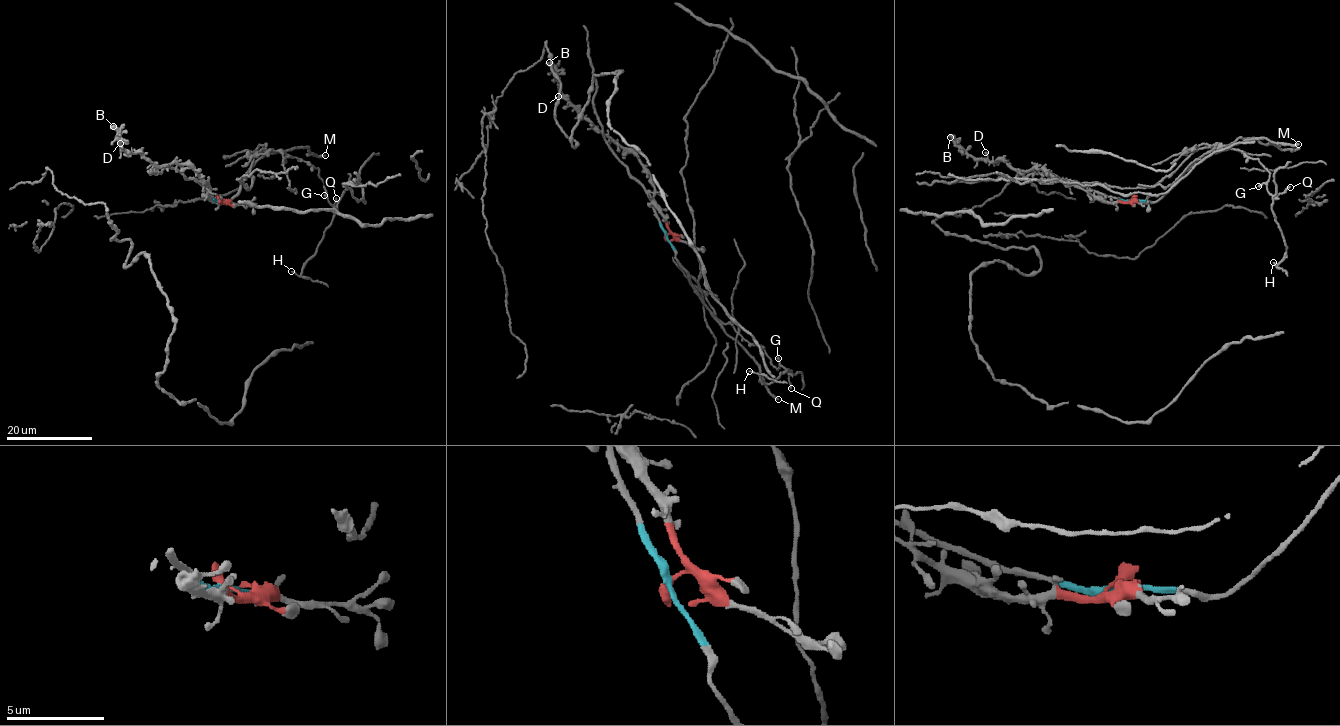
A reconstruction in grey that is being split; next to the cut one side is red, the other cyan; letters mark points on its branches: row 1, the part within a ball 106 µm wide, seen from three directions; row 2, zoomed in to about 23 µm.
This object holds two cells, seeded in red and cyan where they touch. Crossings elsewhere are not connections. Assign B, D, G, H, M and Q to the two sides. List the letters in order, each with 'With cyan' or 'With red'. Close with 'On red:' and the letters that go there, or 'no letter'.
B: With red
D: With red
G: With cyan
H: With cyan
M: With cyan
Q: With cyan
On red: B, D

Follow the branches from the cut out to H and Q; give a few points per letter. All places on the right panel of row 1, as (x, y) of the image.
H: (1132, 200), (1156, 202), (1217, 145), (1238, 149), (1269, 172), (1267, 191), (1286, 246), (1276, 267), (1273, 263)
Q: (1132, 200), (1156, 202), (1188, 169), (1223, 144), (1257, 158), (1269, 172), (1267, 189), (1273, 195), (1290, 187)

